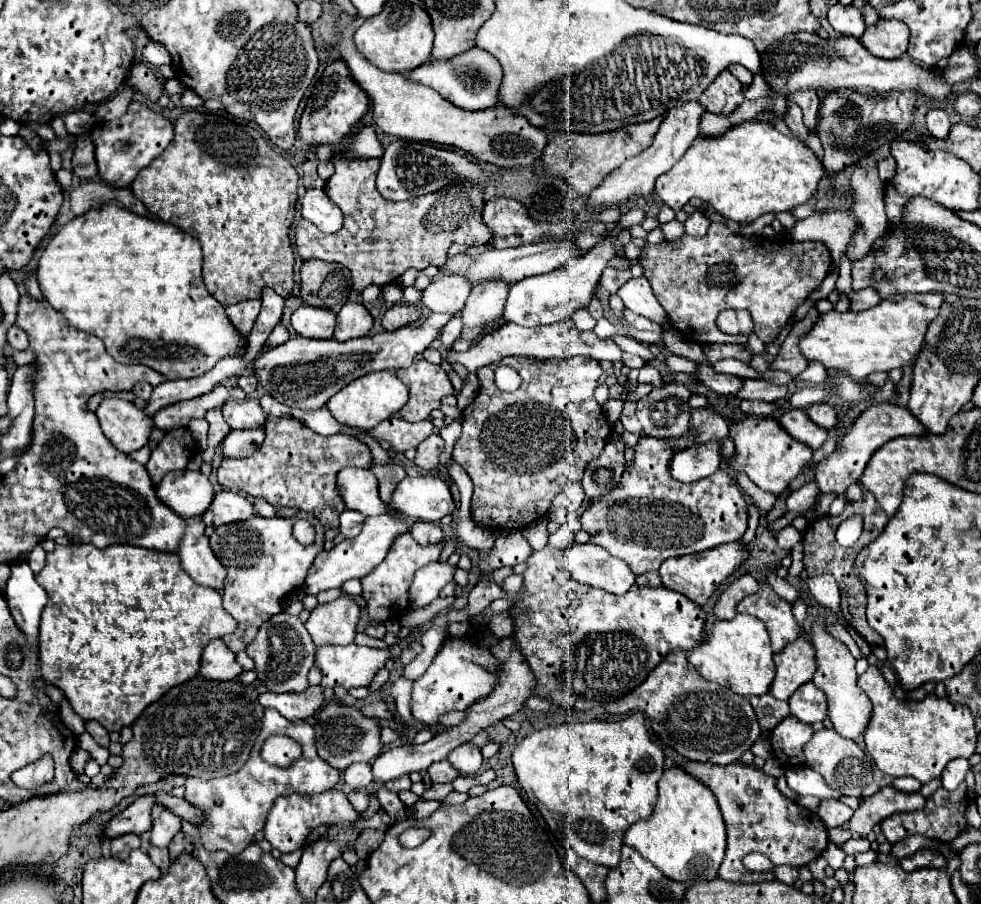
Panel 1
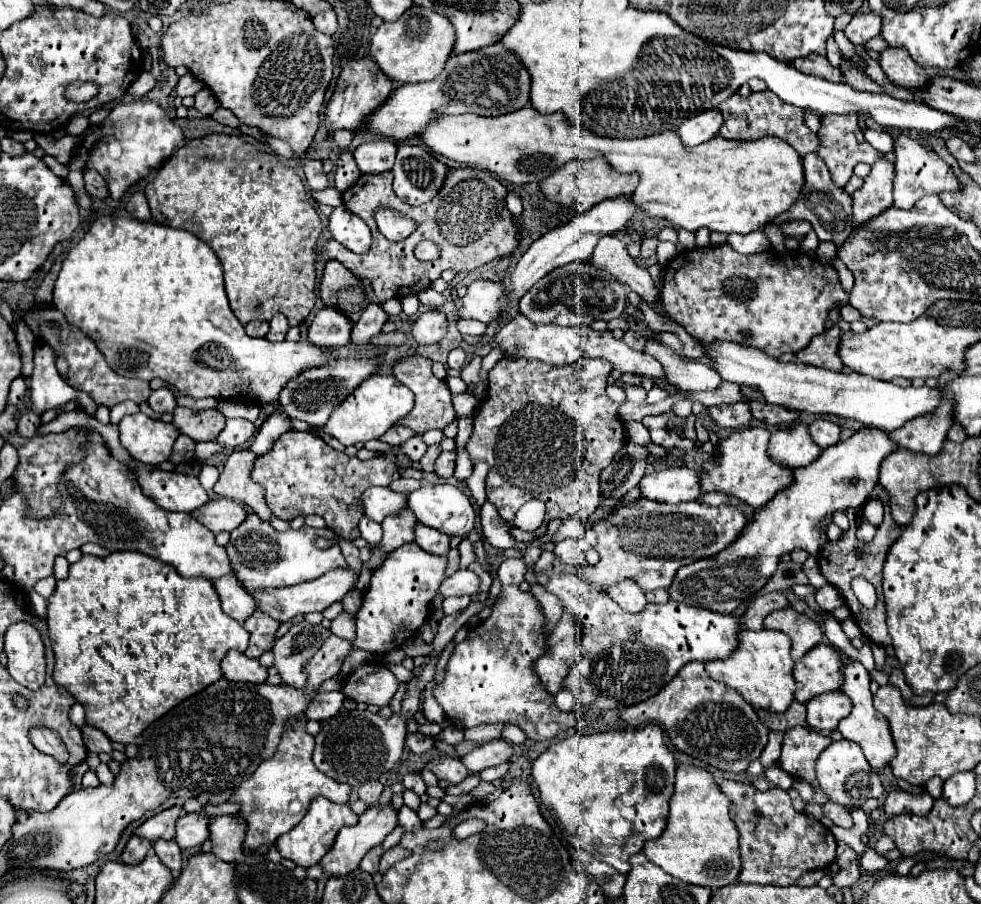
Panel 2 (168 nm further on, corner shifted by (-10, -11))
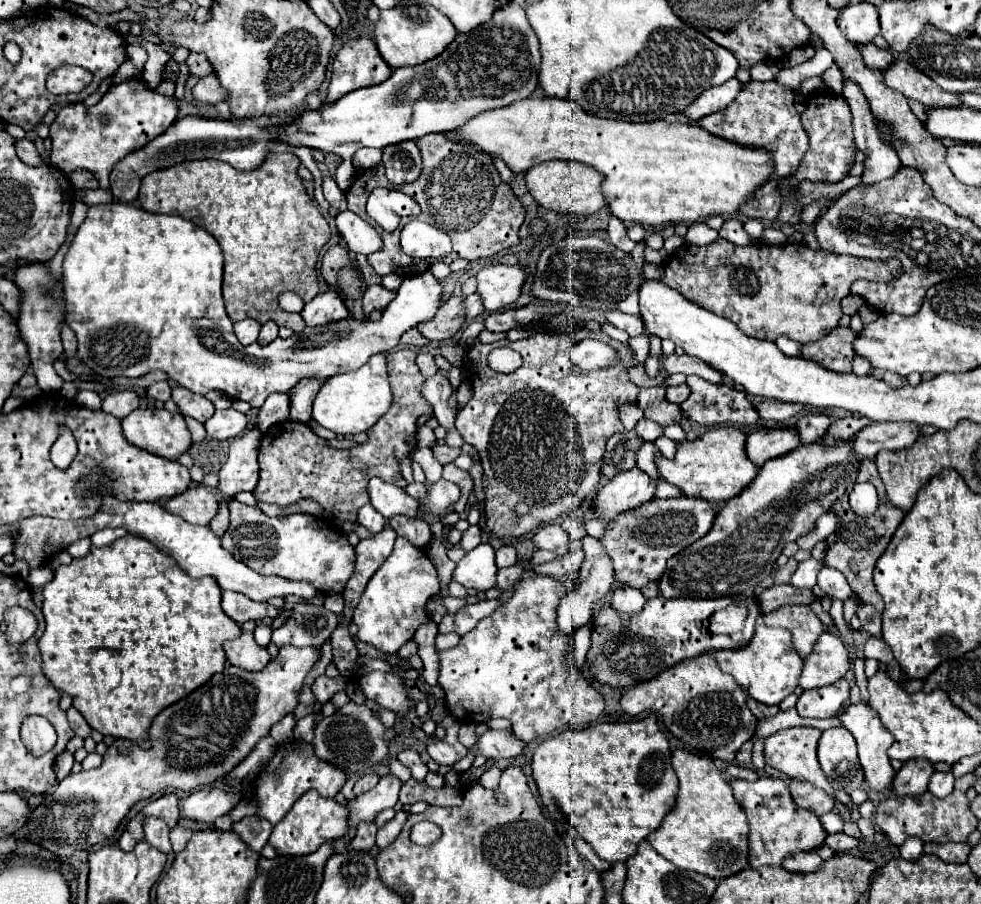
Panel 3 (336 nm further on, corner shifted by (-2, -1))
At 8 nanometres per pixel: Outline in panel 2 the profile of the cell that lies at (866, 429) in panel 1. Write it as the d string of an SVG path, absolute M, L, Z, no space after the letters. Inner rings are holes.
M864 427L850 439L824 449L810 465L794 469L792 485L776 493L768 505L754 511L738 541L716 553L716 557L706 557L704 561L678 569L674 583L668 589L670 599L716 613L732 613L740 603L750 599L768 583L784 553L804 549L816 557L828 543L824 519L836 511L862 507L878 483L878 467L882 459L894 449L896 445L892 445L888 433Z

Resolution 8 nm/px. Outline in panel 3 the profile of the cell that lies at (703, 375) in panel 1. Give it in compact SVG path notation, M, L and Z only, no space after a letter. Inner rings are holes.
M610 311L606 315L606 319L618 327L618 329L624 329L630 337L640 337L644 333L644 323L640 317L634 317L634 315L624 315L620 311Z

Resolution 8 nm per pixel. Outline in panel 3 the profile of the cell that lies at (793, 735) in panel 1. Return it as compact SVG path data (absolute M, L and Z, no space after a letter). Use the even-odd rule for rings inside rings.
M790 727L790 729L782 729L782 731L774 733L774 735L770 735L766 739L766 743L764 743L766 765L770 765L774 769L780 769L782 773L786 773L792 779L812 783L814 787L824 789L828 795L834 795L834 789L828 783L828 779L824 777L824 773L820 769L820 763L816 759L816 745L818 745L820 735L822 735L822 731L814 729L814 727Z

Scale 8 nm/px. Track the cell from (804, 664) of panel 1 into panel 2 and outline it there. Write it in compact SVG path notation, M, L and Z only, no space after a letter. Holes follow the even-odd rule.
M828 643L816 645L808 651L794 667L794 679L800 685L796 689L796 699L806 703L812 697L828 691L838 691L844 683L842 659L838 649Z

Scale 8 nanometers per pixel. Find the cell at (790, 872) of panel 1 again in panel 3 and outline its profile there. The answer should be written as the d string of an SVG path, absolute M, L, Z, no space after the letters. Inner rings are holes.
M810 851L810 853L800 853L800 855L794 855L794 857L788 857L784 861L784 869L786 871L792 871L792 873L814 873L822 867L822 859L816 851Z

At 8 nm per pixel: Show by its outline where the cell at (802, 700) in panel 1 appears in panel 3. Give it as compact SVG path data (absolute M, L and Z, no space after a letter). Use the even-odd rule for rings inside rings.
M840 679L828 687L804 691L798 697L796 709L802 717L826 719L834 717L840 711L840 707L848 701L848 697L850 697L850 683L846 679Z

